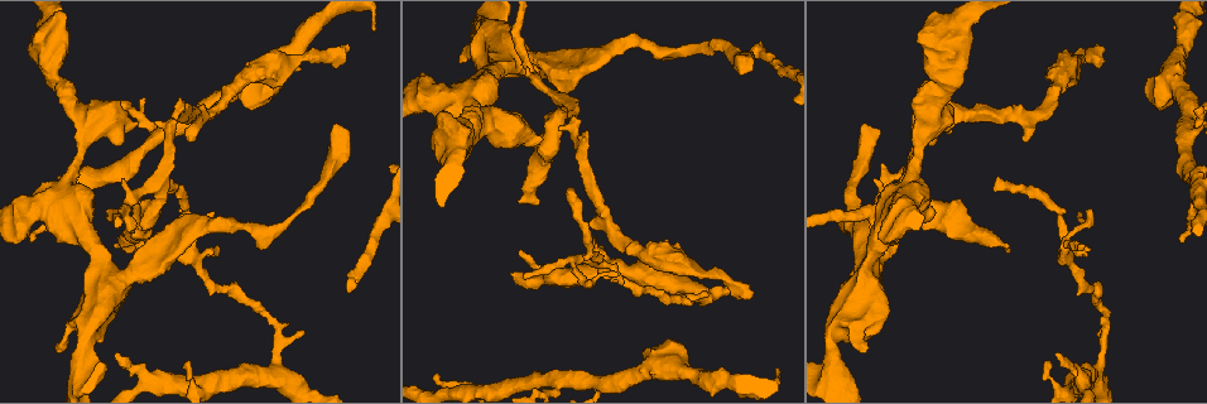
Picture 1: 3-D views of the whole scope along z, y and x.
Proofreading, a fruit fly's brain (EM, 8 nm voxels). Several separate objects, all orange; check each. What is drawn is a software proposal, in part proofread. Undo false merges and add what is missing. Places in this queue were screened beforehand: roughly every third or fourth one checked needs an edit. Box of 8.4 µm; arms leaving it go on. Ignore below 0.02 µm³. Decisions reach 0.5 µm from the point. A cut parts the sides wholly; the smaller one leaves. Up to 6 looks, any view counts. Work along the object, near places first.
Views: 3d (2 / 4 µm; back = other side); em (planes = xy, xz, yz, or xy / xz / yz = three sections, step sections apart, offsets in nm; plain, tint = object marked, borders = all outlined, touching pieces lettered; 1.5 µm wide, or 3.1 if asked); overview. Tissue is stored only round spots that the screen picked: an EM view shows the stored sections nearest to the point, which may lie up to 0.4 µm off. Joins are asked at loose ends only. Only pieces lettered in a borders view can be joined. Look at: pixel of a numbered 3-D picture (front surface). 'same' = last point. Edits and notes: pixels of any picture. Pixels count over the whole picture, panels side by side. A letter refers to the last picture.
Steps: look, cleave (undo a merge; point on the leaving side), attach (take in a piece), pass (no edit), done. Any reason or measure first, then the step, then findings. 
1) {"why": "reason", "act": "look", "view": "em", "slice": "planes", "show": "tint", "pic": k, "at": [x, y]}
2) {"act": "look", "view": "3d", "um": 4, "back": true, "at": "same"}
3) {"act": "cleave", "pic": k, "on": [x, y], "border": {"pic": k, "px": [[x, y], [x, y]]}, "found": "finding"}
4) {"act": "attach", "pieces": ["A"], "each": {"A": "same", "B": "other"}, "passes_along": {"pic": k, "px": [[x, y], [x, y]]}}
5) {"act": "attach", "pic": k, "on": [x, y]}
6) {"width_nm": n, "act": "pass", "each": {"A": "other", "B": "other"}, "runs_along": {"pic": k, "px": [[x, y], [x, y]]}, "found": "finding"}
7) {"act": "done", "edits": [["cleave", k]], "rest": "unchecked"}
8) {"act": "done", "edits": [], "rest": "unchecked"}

{"why": "free end", "act": "look", "view": "3d", "um": 2, "back": true, "pic": 1, "at": [350, 291]}

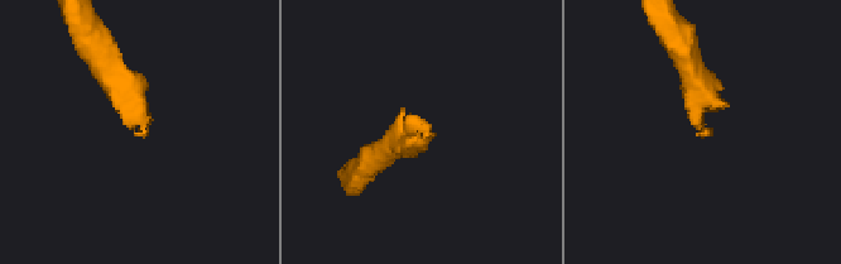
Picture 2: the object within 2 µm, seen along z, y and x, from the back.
{"why": "shape alone is not enough", "act": "look", "view": "em", "slice": "planes", "show": "plain", "pic": 2, "at": [421, 125]}

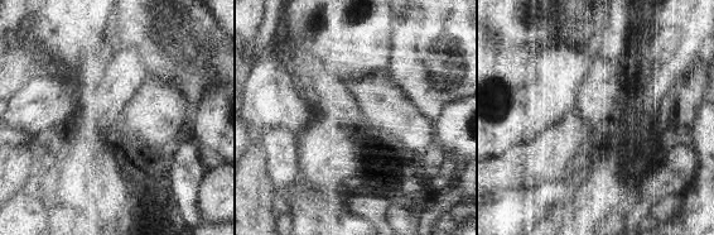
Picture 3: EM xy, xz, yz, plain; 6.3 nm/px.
{"why": "see the neighbours", "act": "look", "view": "em", "slice": "planes", "show": "borders", "at": "same"}

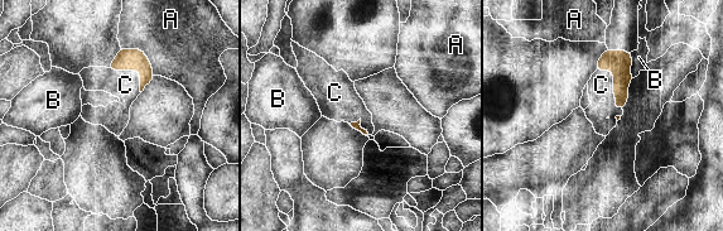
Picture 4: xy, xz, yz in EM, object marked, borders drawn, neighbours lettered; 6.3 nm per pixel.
{"act": "attach", "pieces": ["C"], "each": {"A": "other", "B": "other", "C": "same"}, "passes_along": {"pic": 4, "px": [[620, 62], [613, 85], [601, 85]]}, "found": "the neuron continues"}

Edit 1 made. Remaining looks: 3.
{"why": "end of a long branch", "act": "look", "view": "3d", "um": 2, "pic": 1, "at": [865, 122]}

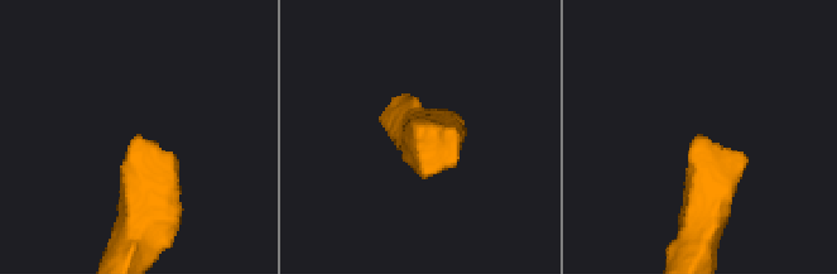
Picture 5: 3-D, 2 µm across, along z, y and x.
{"act": "look", "view": "em", "slice": "planes", "show": "borders", "pic": 5, "at": [138, 135]}

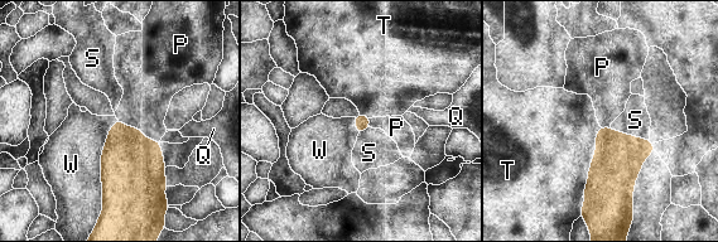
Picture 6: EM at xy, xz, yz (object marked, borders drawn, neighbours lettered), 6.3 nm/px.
{"act": "attach", "pieces": ["P"], "each": {"P": "same", "Q": "other", "S": "other", "T": "other", "W": "other"}, "passes_along": {"pic": 6, "px": [[133, 167], [138, 129], [148, 91]]}, "found": "it goes on there"}

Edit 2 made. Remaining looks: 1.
{"why": "branch stops here", "act": "look", "view": "em", "slice": "planes", "show": "borders", "pic": 1, "at": [1084, 246]}

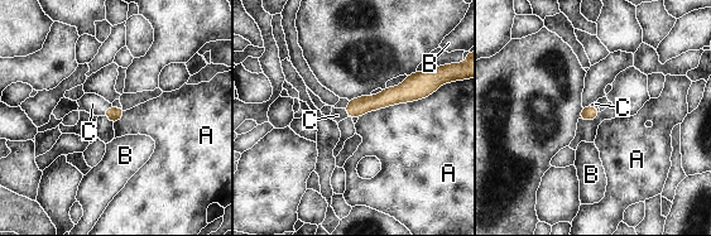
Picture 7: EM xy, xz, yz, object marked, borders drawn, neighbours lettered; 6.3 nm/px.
{"act": "attach", "pieces": ["C"], "each": {"A": "other", "B": "other", "C": "same"}, "passes_along": {"pic": 7, "px": [[113, 114], [106, 110], [92, 104]]}, "found": "it goes on there"}

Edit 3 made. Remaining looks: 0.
{"act": "done", "edits": [["attach", 4], ["attach", 6], ["attach", 7]], "rest": "unchecked"}

